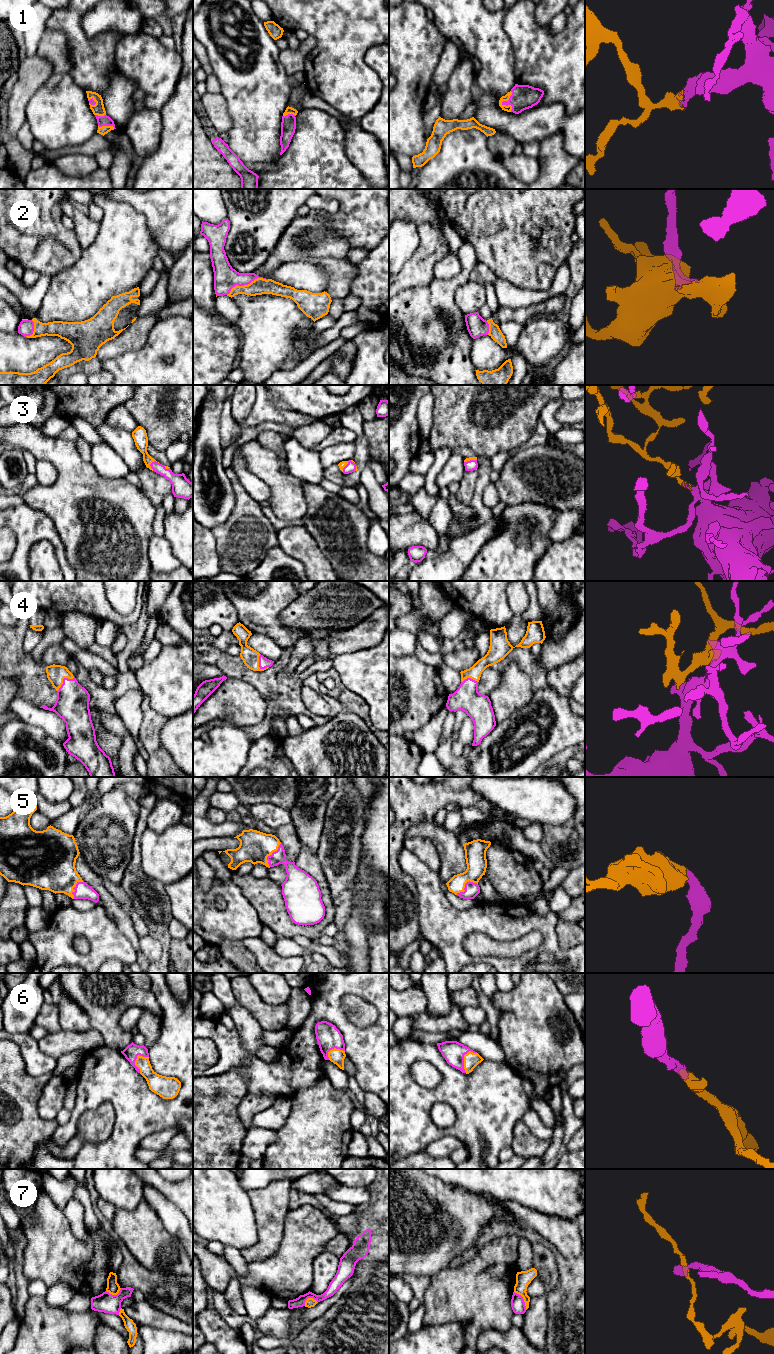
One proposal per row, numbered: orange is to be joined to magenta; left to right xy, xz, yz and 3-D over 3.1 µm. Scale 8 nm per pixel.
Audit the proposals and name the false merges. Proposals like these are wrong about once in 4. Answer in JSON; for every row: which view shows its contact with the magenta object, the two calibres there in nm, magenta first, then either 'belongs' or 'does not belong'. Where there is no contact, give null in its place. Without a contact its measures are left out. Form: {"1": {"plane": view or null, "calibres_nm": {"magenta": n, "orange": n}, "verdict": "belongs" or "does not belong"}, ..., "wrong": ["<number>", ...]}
{"1": {"plane": "yz", "calibres_nm": {"magenta": 200, "orange": 50}, "verdict": "belongs"}, "2": {"plane": "xz", "calibres_nm": {"magenta": 190, "orange": 140}, "verdict": "belongs"}, "3": {"plane": "xz", "calibres_nm": {"magenta": 80, "orange": 50}, "verdict": "belongs"}, "4": {"plane": "xy", "calibres_nm": {"magenta": 280, "orange": 140}, "verdict": "belongs"}, "5": {"plane": "yz", "calibres_nm": {"magenta": 110, "orange": 170}, "verdict": "belongs"}, "6": {"plane": "yz", "calibres_nm": {"magenta": 170, "orange": 120}, "verdict": "belongs"}, "7": {"plane": "yz", "calibres_nm": {"magenta": 110, "orange": 120}, "verdict": "does not belong"}, "wrong": ["7"]}

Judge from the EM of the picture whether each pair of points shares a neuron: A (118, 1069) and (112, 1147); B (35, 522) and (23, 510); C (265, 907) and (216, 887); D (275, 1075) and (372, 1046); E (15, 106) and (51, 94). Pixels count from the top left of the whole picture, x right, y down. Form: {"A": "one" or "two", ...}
{"A": "one", "B": "one", "C": "two", "D": "one", "E": "two"}

